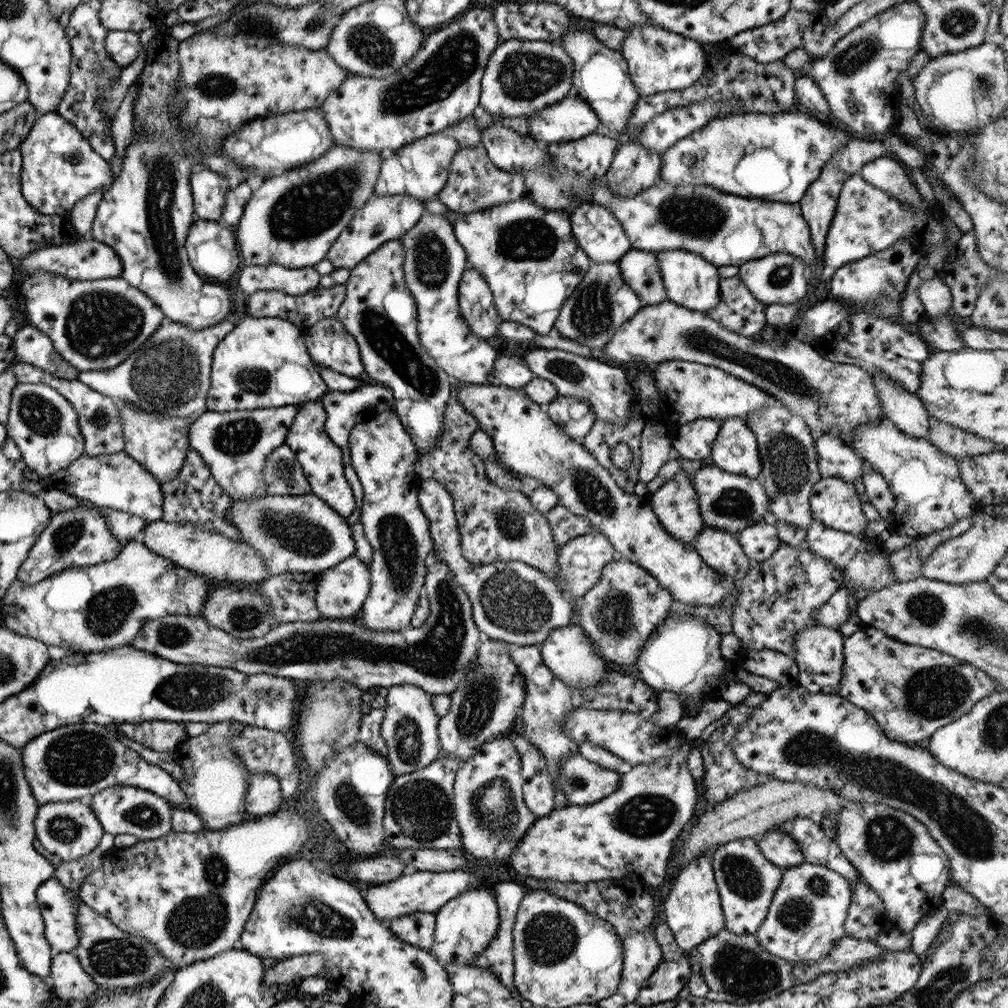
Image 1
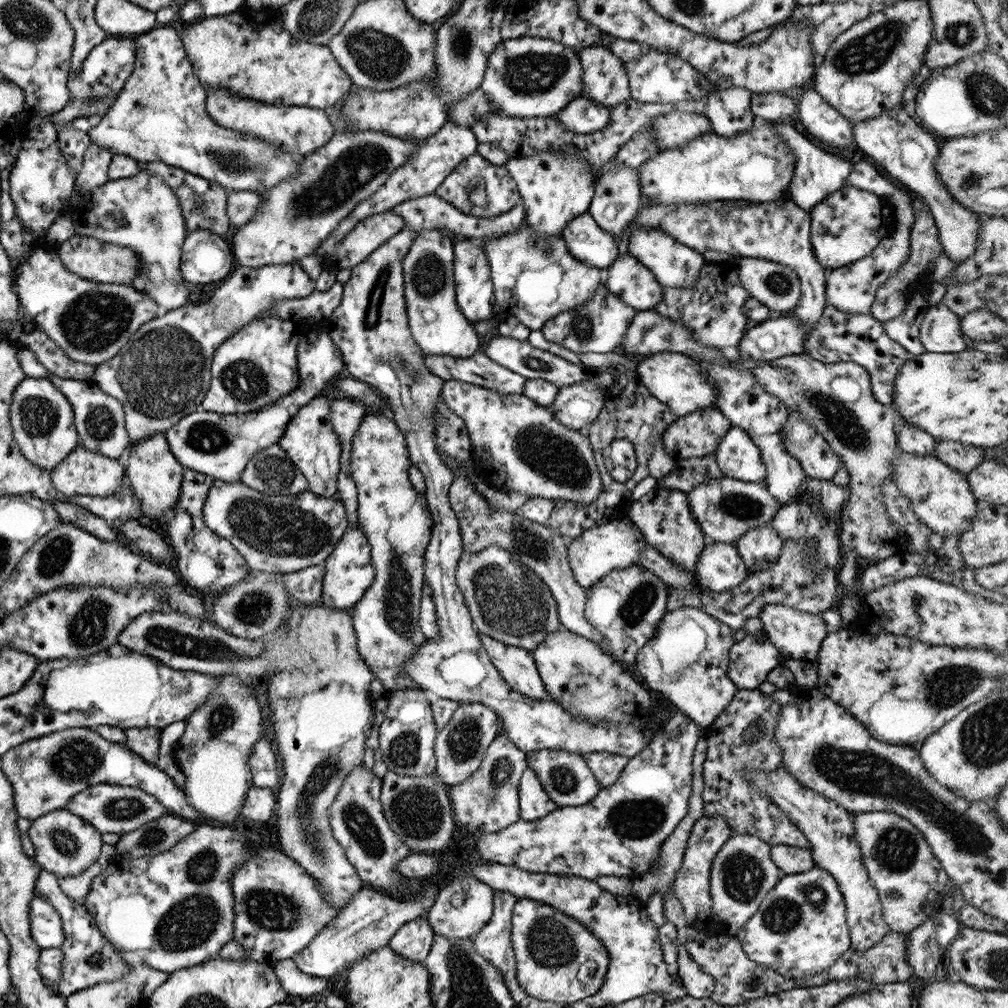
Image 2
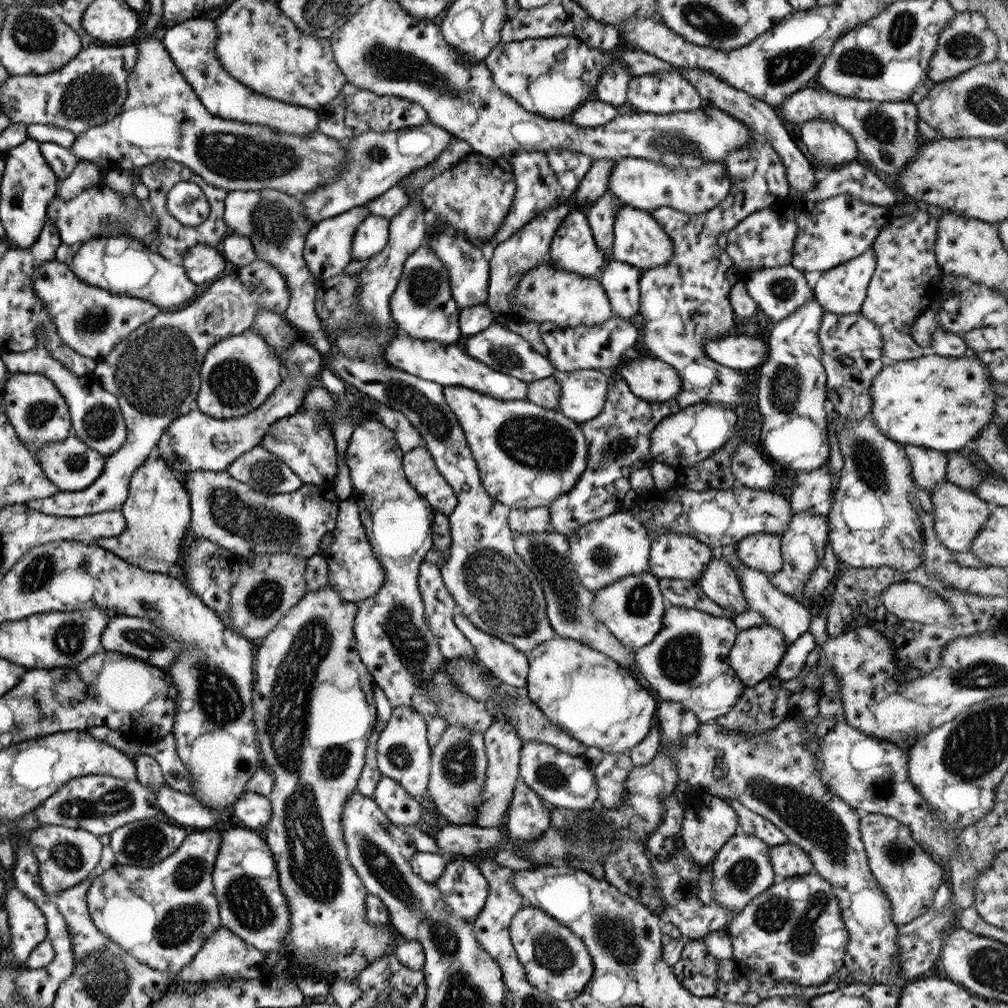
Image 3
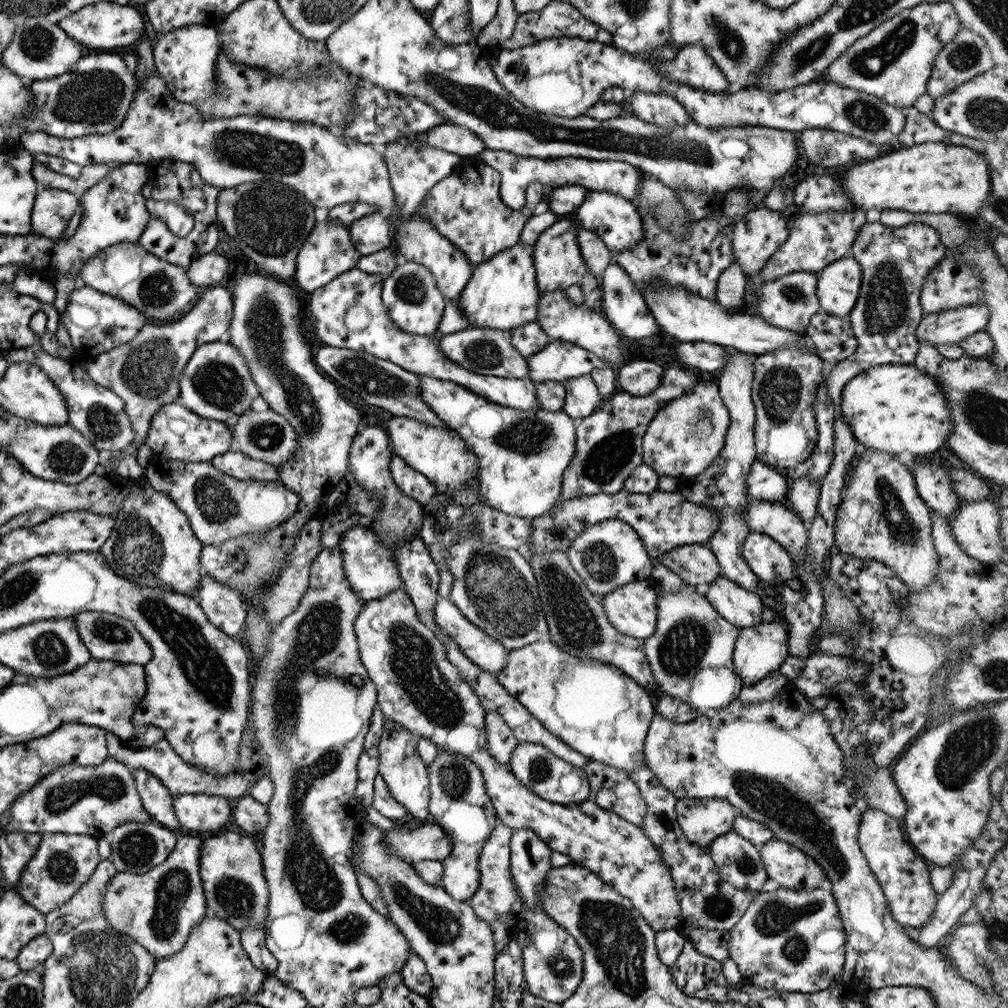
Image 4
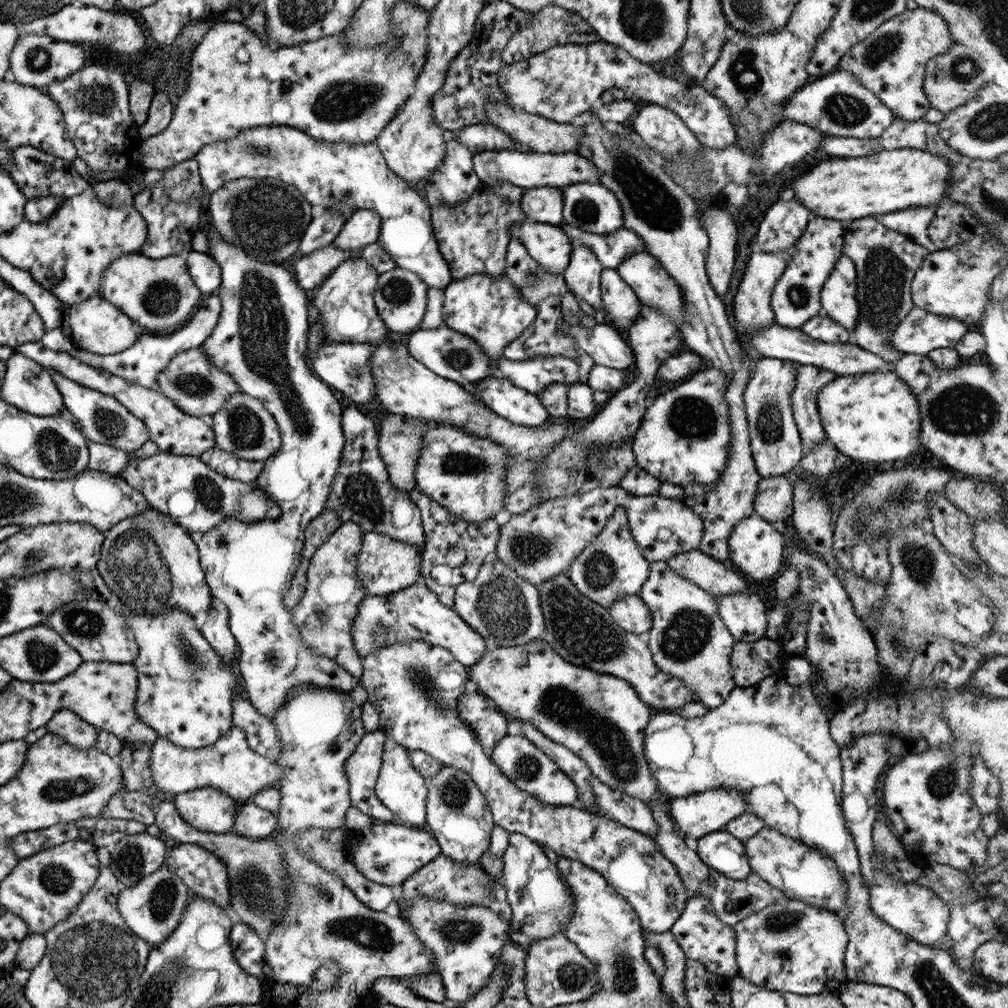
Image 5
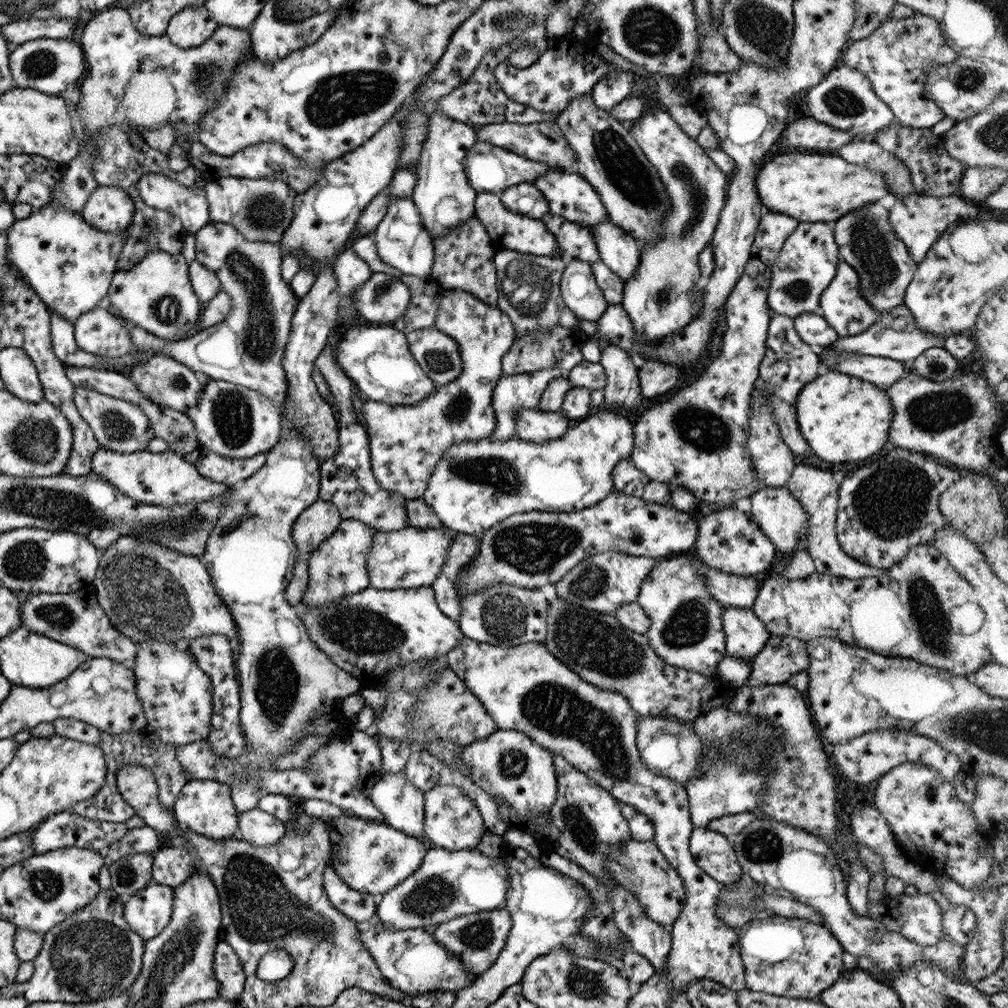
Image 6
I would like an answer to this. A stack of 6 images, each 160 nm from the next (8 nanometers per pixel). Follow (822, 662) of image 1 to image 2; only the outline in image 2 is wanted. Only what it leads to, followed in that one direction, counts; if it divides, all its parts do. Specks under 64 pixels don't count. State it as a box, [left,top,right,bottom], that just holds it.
[757,604,827,689]

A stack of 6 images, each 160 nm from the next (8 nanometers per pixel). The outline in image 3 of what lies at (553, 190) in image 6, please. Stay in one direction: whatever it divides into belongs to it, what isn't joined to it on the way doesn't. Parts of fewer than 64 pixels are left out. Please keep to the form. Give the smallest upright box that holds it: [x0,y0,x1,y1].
[609,205,672,270]

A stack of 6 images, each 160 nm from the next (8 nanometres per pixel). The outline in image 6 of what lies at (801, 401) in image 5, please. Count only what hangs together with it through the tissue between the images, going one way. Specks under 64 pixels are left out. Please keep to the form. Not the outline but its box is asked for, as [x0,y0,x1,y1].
[758,311,819,410]

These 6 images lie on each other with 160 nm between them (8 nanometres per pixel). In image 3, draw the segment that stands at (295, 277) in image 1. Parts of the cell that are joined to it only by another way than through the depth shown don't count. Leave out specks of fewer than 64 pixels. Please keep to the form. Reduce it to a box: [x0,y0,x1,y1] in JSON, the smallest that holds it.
[26,260,288,517]

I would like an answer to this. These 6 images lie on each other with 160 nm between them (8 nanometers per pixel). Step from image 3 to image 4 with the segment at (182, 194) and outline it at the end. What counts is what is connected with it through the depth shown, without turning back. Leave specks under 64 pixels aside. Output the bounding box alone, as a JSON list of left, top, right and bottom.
[144,198,194,236]

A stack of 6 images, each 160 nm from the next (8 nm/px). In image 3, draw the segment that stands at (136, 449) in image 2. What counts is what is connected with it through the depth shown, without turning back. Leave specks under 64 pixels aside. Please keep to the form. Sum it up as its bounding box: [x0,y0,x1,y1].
[93,453,190,575]

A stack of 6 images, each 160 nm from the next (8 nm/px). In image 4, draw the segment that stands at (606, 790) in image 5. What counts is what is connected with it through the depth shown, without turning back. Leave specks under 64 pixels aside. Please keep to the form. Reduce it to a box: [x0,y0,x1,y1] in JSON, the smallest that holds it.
[583,759,646,826]

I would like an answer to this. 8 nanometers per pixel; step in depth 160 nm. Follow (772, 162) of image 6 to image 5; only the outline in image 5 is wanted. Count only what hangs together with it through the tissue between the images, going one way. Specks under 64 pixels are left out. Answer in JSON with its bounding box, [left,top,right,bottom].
[792,148,950,223]

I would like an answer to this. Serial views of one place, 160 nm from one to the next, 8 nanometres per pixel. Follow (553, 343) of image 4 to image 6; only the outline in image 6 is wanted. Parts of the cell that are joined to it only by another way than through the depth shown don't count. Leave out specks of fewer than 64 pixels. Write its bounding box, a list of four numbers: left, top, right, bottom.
[488,368,566,440]

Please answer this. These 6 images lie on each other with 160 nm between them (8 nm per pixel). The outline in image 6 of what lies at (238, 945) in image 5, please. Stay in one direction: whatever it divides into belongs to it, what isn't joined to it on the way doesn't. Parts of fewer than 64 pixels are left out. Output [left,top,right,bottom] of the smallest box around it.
[212,939,244,1002]

